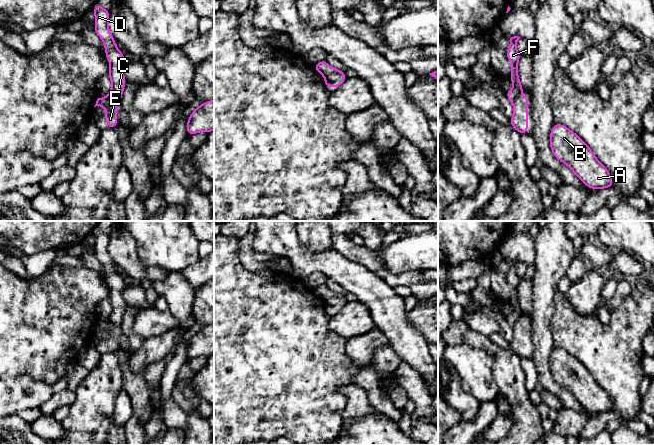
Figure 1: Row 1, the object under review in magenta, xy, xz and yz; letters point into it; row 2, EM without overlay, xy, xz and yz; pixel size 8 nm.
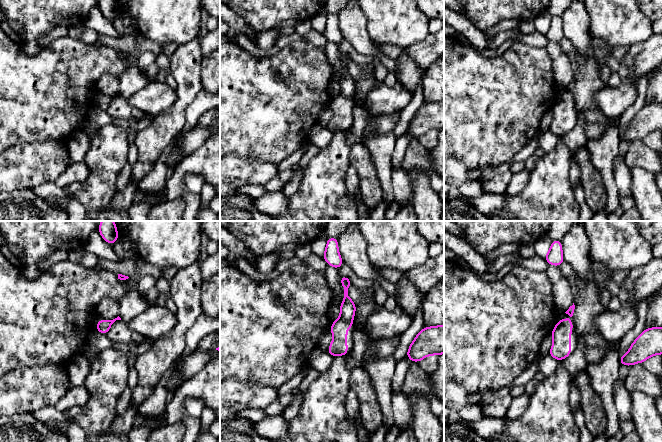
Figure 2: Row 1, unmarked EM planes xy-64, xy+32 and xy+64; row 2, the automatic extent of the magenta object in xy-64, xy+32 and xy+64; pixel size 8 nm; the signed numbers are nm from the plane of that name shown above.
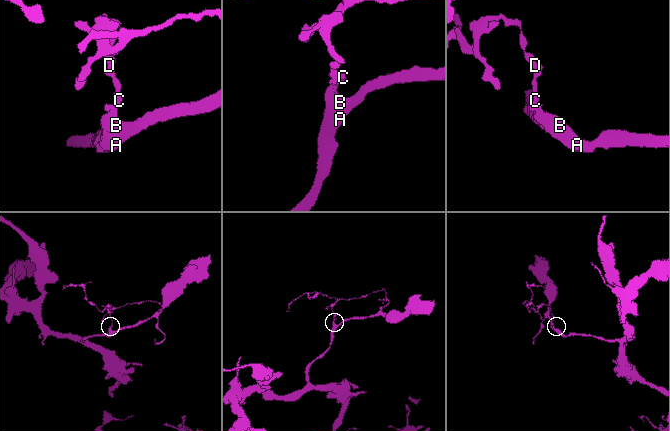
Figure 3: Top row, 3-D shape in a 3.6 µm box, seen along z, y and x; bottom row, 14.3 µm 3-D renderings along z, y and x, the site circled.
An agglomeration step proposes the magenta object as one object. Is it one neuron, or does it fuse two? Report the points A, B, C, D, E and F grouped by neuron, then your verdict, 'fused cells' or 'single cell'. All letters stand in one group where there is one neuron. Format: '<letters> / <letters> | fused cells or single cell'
A B E / C D F | fused cells

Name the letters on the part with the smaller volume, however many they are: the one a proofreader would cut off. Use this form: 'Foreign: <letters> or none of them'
Foreign: C, D, F

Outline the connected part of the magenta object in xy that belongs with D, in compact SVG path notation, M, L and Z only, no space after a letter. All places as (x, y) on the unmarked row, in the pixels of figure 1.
M97 226L93 234L95 236L94 254L104 266L106 281L110 287L110 297L108 300L112 306L109 318L105 322L98 322L94 331L105 331L108 325L120 325L122 322L122 316L126 307L122 292L126 284L123 277L117 273L115 264L108 253L110 235L102 232Z

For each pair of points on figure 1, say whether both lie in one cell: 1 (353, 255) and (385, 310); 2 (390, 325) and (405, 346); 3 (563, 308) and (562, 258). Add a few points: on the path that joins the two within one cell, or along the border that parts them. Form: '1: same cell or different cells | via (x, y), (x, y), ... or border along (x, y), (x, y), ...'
1: different cells | border along (338, 251), (349, 259), (364, 265), (378, 276)
2: same cell | via (395, 330), (405, 341)
3: different cells | border along (556, 288), (553, 314)

